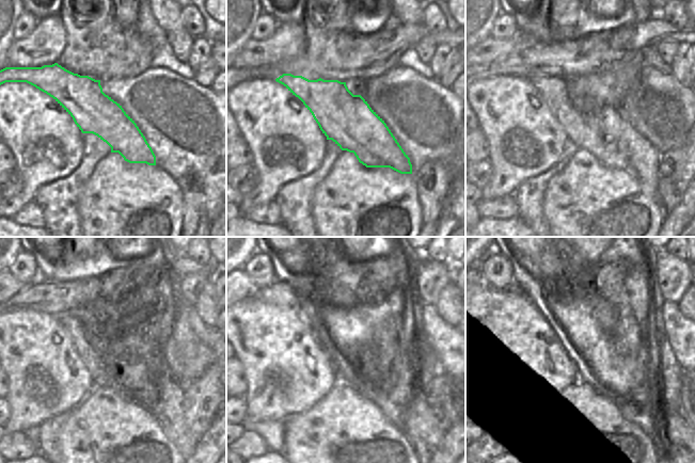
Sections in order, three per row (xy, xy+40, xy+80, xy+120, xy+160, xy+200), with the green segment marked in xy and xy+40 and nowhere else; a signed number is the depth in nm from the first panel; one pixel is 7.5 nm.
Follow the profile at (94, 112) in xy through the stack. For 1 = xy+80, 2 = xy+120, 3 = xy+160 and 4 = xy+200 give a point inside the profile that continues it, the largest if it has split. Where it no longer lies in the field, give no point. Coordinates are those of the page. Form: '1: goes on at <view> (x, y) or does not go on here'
1: goes on at xy+80 (605, 133)
2: goes on at xy+120 (184, 429)
3: goes on at xy+160 (424, 430)
4: goes on at xy+200 (682, 447)

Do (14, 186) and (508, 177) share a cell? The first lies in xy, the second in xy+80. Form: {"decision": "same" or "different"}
{"decision": "different"}

